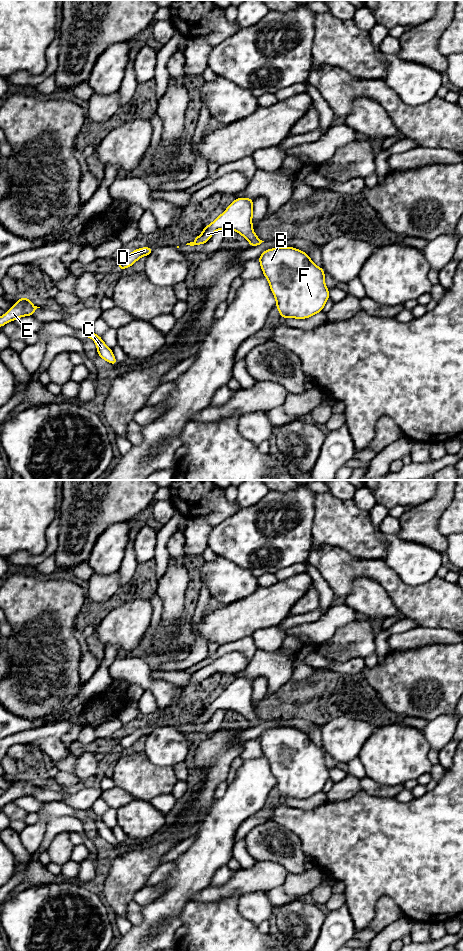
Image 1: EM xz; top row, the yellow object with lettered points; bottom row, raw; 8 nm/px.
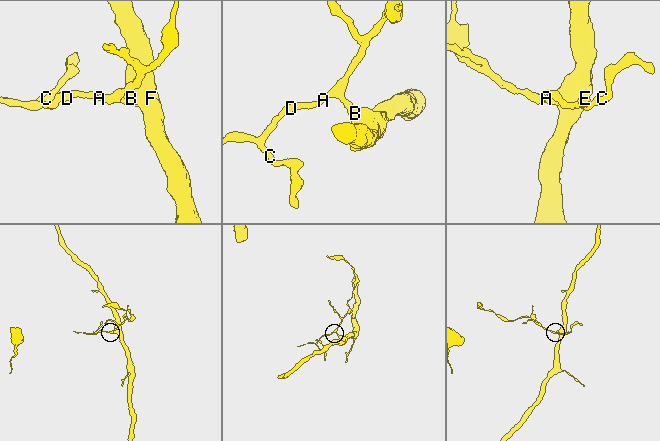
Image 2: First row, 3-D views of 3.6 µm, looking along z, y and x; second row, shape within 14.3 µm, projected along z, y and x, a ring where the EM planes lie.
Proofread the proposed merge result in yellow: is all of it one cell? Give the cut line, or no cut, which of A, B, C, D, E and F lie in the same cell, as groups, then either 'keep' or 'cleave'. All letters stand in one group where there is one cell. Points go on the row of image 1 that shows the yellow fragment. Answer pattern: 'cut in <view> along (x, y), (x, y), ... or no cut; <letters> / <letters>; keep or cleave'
no cut; A B C D E F; keep

